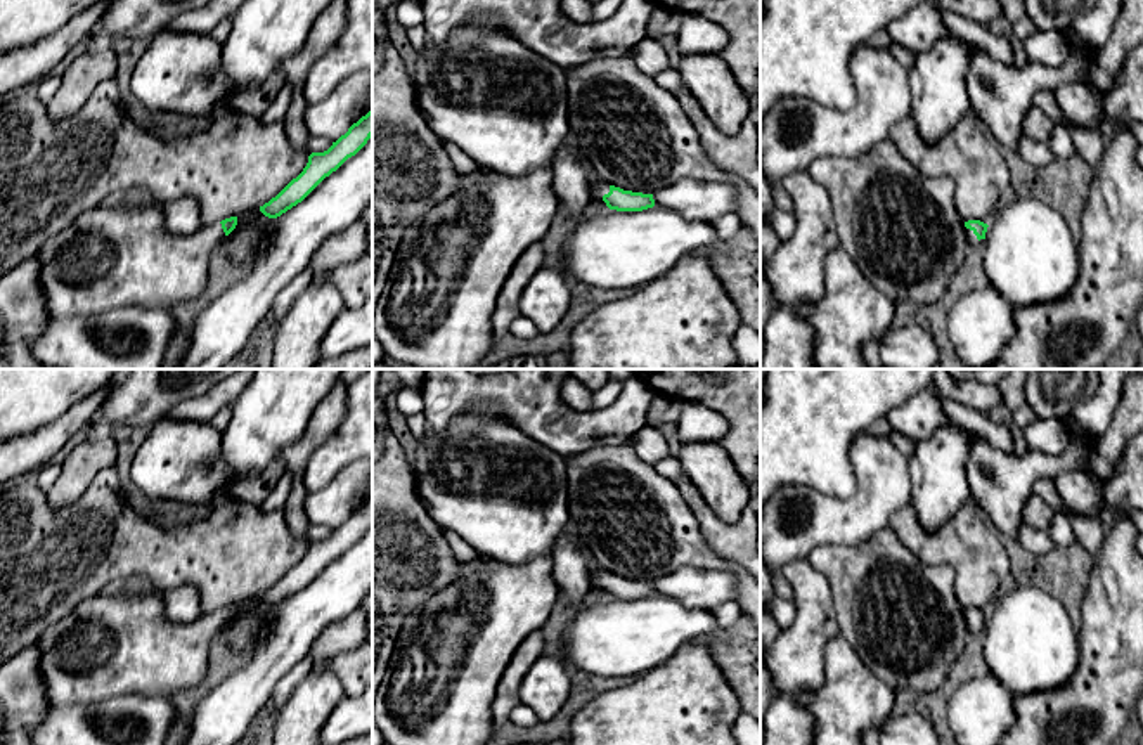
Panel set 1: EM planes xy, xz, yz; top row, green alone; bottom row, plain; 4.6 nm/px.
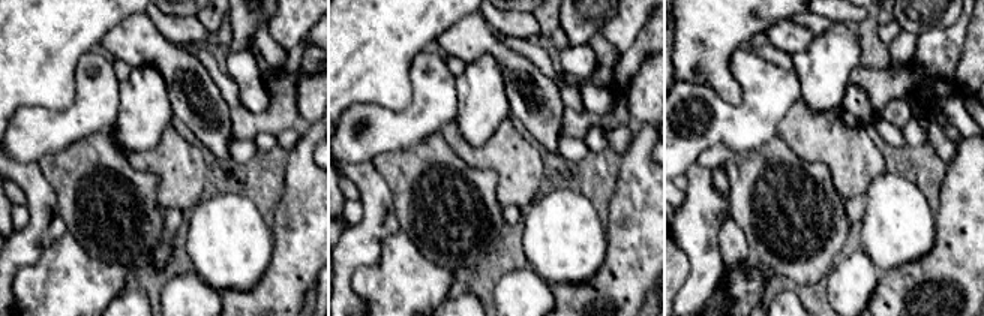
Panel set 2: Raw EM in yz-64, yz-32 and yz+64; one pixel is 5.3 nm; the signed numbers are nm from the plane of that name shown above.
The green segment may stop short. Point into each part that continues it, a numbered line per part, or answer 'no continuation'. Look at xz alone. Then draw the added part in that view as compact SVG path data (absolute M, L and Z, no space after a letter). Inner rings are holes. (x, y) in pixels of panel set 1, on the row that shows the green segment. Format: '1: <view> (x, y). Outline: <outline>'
no continuation

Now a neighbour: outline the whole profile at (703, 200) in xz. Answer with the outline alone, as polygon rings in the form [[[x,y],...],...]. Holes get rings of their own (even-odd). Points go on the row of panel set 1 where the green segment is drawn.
[[[679,178],[653,192],[655,206],[679,211],[684,218],[712,222],[734,213],[736,187],[708,178]]]

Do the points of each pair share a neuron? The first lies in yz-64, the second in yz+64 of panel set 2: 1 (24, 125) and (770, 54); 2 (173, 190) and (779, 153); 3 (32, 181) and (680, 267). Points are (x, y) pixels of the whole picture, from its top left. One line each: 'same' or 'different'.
1: different
2: different
3: different

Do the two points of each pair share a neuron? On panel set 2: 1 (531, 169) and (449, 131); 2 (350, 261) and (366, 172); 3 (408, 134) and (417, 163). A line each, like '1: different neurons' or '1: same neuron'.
1: same neuron
2: same neuron
3: different neurons

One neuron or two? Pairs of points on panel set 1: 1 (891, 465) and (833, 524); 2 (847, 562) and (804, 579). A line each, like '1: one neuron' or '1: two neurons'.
1: one neuron
2: two neurons

